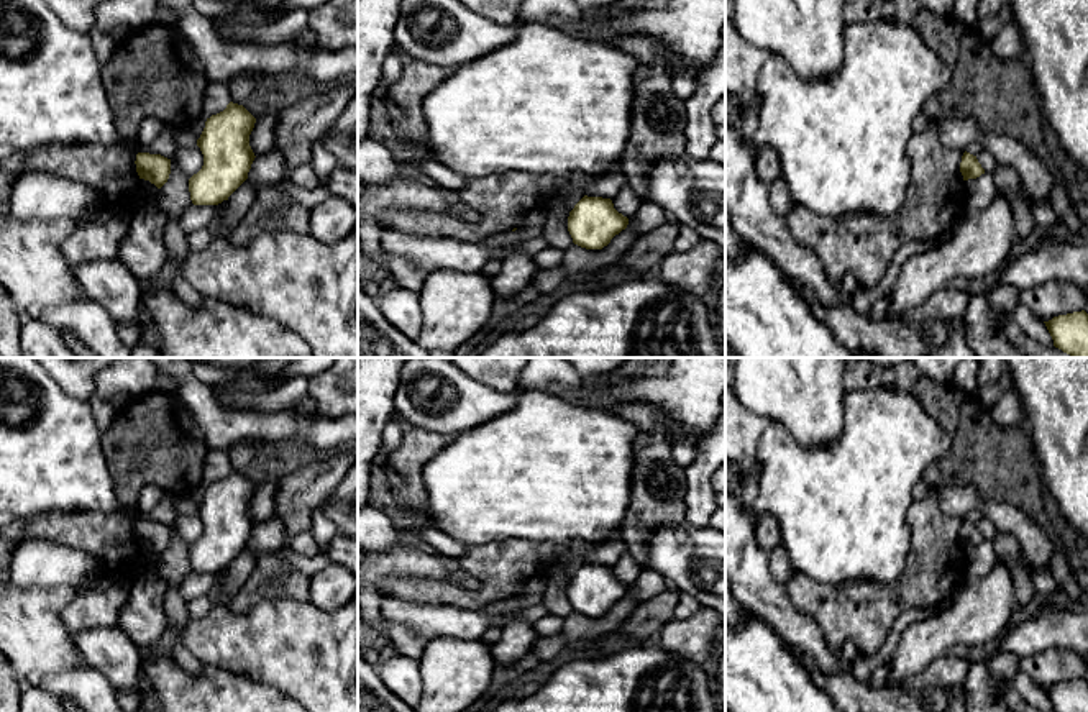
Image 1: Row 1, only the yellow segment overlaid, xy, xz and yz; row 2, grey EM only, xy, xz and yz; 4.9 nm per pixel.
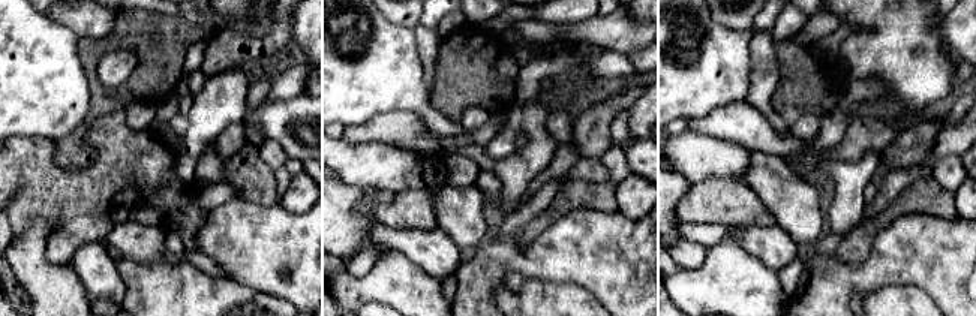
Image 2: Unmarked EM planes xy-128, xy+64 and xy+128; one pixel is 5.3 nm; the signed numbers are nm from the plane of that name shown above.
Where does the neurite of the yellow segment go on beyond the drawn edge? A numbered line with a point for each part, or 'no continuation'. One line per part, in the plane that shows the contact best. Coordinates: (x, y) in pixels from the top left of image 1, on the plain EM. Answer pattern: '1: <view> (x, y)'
no continuation

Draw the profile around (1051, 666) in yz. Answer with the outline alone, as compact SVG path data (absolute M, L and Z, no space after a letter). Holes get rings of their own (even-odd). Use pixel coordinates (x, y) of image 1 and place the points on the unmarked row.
M1049 648L1019 661L1022 669L1039 687L1085 678L1086 663L1078 653L1065 648Z

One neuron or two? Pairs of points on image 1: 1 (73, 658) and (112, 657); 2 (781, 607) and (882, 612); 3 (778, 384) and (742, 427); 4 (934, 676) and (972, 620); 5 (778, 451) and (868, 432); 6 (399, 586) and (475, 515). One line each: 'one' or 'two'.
1: two
2: two
3: two
4: two
5: one
6: two

